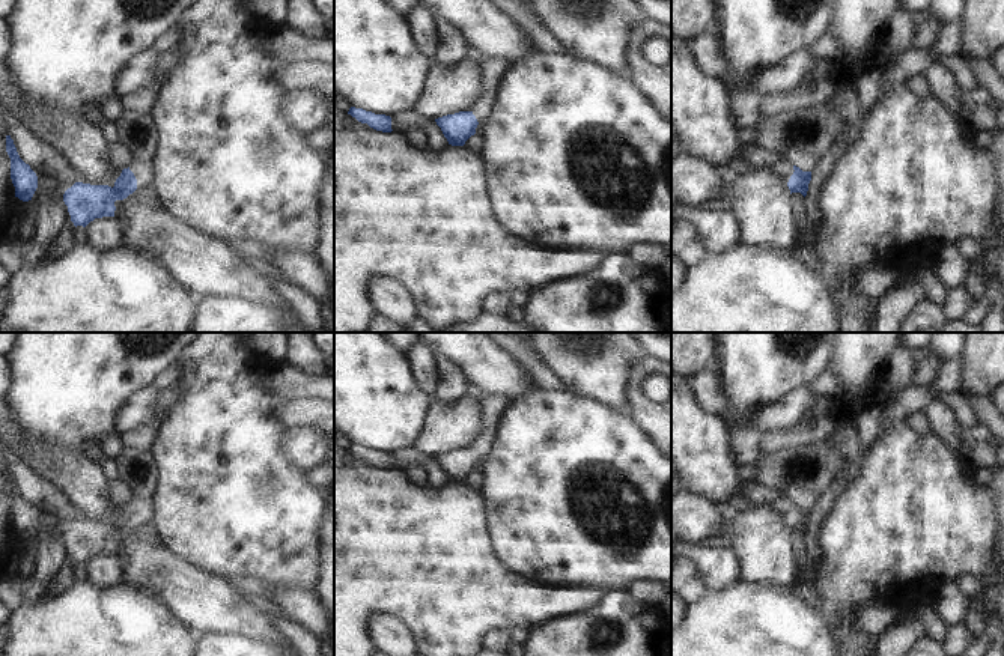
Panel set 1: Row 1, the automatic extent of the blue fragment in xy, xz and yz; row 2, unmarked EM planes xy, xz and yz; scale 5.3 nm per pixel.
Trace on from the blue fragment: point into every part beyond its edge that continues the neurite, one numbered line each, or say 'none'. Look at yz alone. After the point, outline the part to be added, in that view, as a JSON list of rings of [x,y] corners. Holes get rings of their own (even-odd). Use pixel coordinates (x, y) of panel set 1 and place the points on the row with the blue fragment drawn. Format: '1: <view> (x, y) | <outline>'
1: yz (784, 169) | [[[790,161],[780,162],[774,167],[774,170],[781,176],[783,181],[789,182],[793,175],[793,164]]]

